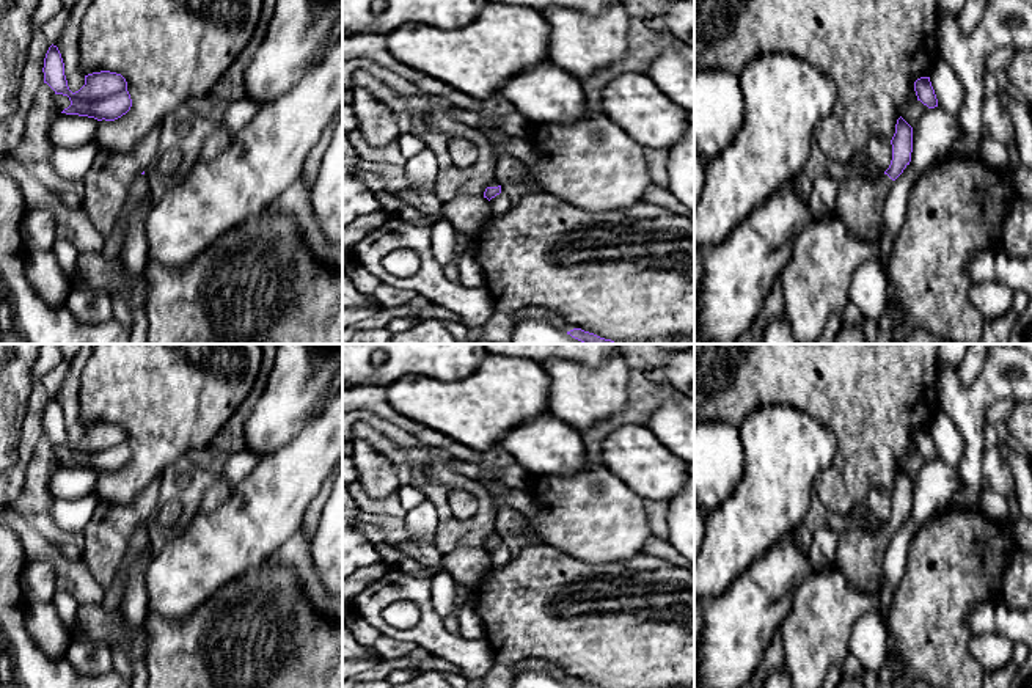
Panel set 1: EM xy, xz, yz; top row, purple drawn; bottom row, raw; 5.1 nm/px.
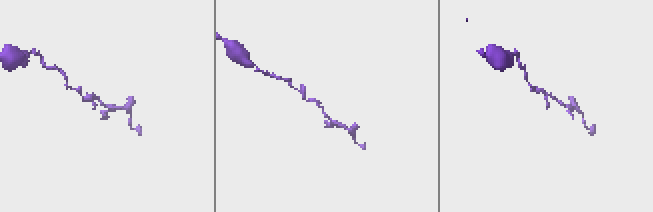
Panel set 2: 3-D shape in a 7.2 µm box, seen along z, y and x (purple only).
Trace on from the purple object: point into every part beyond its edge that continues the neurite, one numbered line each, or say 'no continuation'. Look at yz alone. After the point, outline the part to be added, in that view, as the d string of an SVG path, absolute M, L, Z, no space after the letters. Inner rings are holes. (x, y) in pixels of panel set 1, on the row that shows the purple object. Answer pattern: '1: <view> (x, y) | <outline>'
1: yz (860, 203) | M887 174L878 182L870 182L861 176L850 176L839 182L837 215L855 237L861 240L880 239L883 206L892 182Z

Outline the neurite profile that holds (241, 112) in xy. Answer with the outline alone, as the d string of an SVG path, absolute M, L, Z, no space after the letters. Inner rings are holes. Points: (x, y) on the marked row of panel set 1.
M248 96L234 101L223 115L218 127L223 127L231 135L236 135L237 130L251 121L262 105L262 102Z

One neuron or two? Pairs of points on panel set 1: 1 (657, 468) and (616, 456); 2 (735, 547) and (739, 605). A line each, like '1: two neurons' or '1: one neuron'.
1: one neuron
2: two neurons

